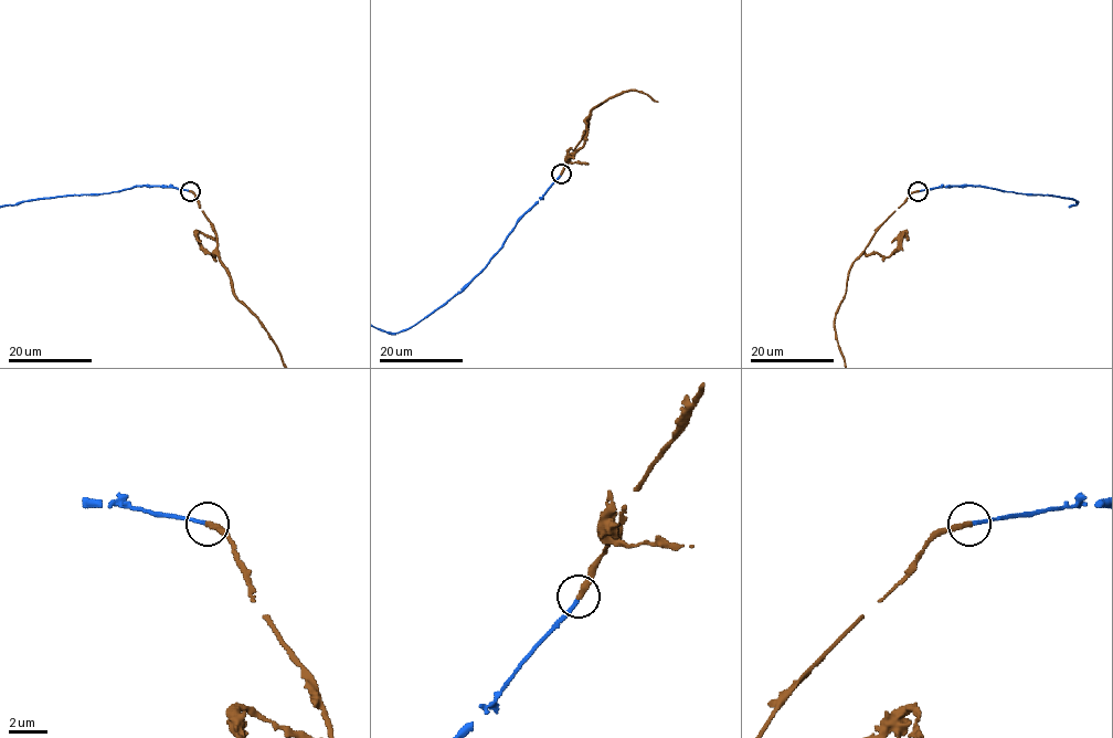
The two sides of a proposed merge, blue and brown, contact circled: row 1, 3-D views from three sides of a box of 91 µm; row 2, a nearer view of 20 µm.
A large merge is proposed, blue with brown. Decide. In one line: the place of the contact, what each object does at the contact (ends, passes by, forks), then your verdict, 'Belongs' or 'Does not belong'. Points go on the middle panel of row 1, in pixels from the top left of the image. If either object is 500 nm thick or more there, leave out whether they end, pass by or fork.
Place: (561, 174). At the ring blue ends. At the ring brown ends. Belongs

